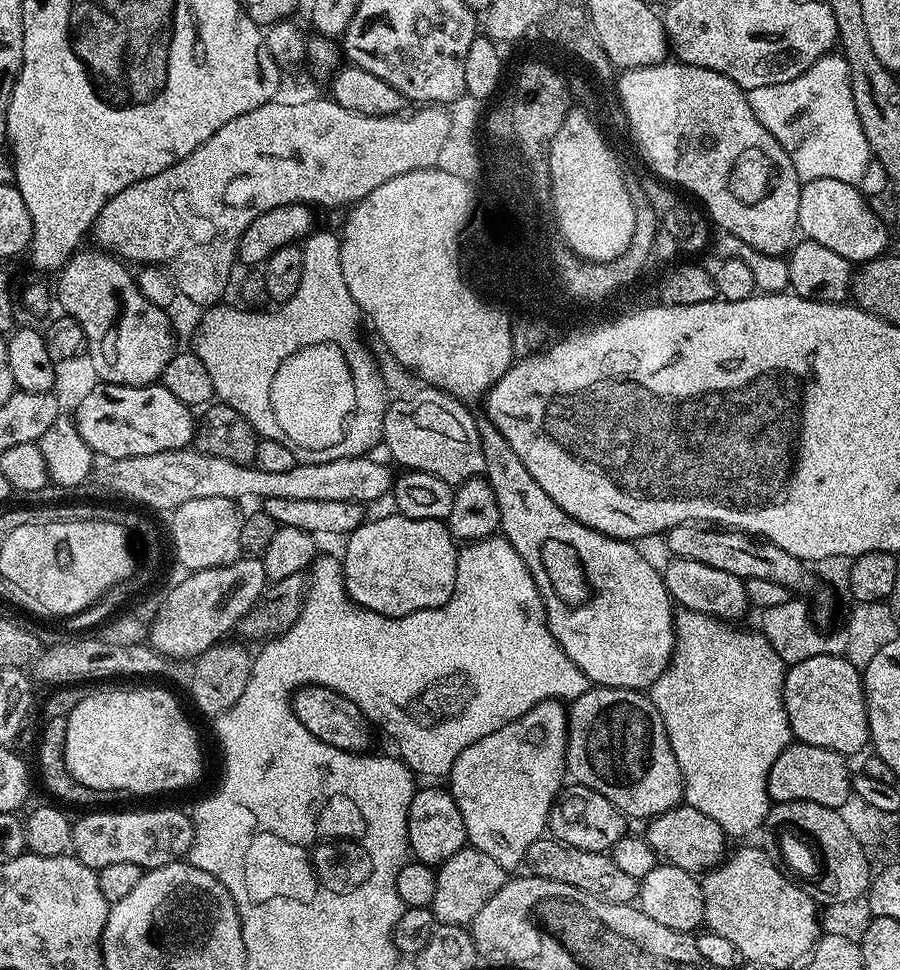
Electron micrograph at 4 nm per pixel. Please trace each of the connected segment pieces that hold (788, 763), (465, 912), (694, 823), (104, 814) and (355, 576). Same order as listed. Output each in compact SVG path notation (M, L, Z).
M793 742L788 745L778 758L774 758L774 766L770 766L768 775L769 801L782 802L818 802L818 806L830 806L843 809L848 796L853 795L853 773L848 772L849 761L834 750L826 750L822 746L810 746Z
M466 846L454 854L444 864L436 868L436 881L438 887L434 890L432 913L435 914L440 924L471 925L474 918L478 918L478 910L502 890L504 883L510 878L509 873L490 854L482 854L482 850Z
M683 802L677 808L668 810L666 814L653 816L647 821L646 828L646 839L656 851L657 857L661 861L678 866L678 870L693 874L710 872L724 863L729 851L730 840L725 836L722 826L718 826L714 818L702 814L702 810L694 810L694 806Z
M140 808L137 812L120 812L121 810L92 810L72 826L71 855L93 870L99 870L118 862L134 862L142 869L160 868L176 861L183 861L192 849L194 826L187 811L179 812L176 808Z
M399 514L391 515L380 516L377 520L365 519L343 541L344 585L349 598L353 604L383 616L405 616L418 610L441 608L454 594L458 544L452 531L442 520L419 520Z

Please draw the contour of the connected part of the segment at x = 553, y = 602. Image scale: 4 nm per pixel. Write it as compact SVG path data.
M487 418L481 419L479 426L484 450L483 475L486 477L488 485L494 490L494 498L498 502L498 510L500 511L499 531L504 539L510 542L510 546L514 546L514 550L522 558L526 570L530 573L532 581L536 583L537 589L540 591L546 610L546 618L550 626L550 634L554 634L558 646L562 646L562 650L566 650L570 662L574 662L574 666L578 666L578 670L582 670L582 674L586 674L586 678L593 685L602 688L651 689L652 684L658 682L658 678L662 678L662 674L672 660L672 652L676 649L674 601L671 594L666 590L662 573L650 566L642 558L633 541L616 540L613 536L602 534L598 530L594 530L590 526L570 518L570 514L566 514L562 510L562 506L558 506L558 502L554 502L554 498L550 498L550 494L546 494L546 490L542 490L542 486L538 486L538 482L534 482L534 477L531 476L530 470L526 470L526 466L522 466L522 458L518 458L518 454L514 454L514 446L510 446L510 442L506 442L506 438L502 438L502 434L495 428L491 420Z

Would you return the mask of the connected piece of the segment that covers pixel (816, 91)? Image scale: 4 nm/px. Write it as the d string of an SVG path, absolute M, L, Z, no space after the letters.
M829 54L818 58L810 70L798 74L790 82L758 86L747 89L748 101L762 126L774 134L774 138L786 150L796 171L796 177L802 182L818 178L838 178L838 182L859 185L870 169L873 159L866 134L862 134L862 122L858 122L858 110L854 110L854 90L850 90L850 66L840 54Z

